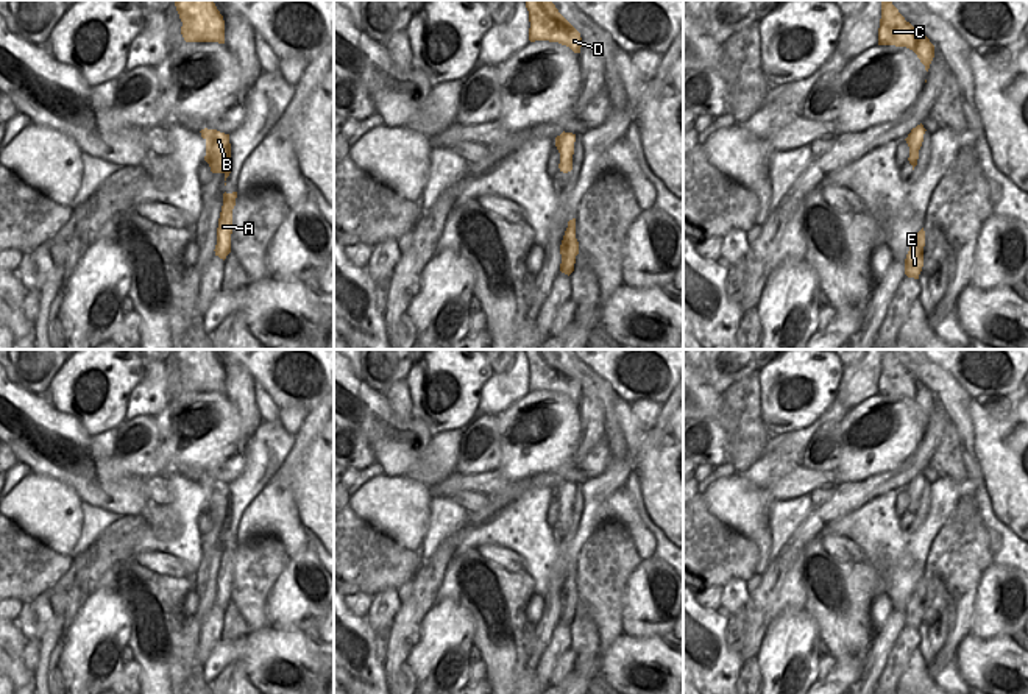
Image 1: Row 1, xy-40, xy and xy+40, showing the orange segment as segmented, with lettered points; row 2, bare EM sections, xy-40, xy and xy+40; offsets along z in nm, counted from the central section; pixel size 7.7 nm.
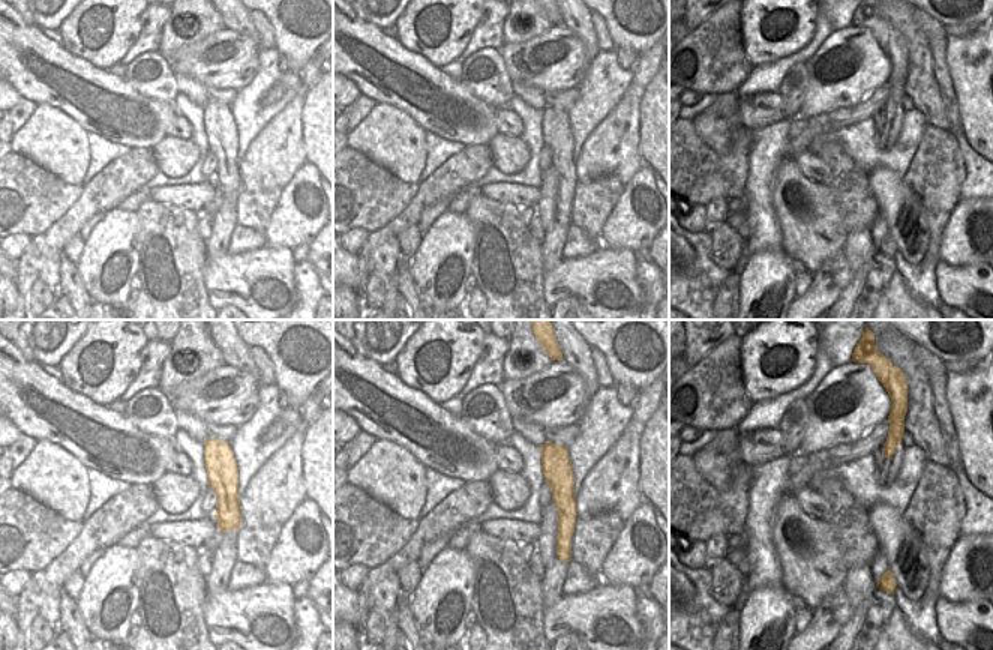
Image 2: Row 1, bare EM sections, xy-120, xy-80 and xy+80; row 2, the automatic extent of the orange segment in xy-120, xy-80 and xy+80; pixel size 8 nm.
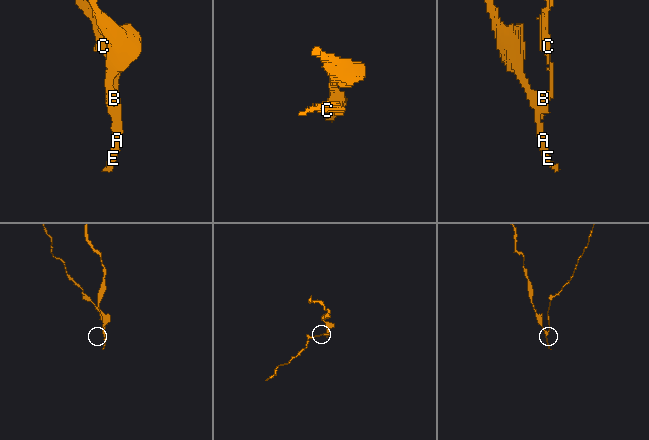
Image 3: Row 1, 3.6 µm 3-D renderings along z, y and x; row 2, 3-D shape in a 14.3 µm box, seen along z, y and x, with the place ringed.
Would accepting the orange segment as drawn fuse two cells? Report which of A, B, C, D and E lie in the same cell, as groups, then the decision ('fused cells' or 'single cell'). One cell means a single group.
groups A B E / C D; fused cells

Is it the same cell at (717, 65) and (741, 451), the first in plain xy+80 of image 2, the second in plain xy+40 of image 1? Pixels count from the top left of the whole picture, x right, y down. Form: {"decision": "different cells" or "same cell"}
{"decision": "different cells"}

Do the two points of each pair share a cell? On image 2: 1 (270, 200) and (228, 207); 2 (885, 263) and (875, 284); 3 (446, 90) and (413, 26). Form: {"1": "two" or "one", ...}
{"1": "two", "2": "one", "3": "two"}

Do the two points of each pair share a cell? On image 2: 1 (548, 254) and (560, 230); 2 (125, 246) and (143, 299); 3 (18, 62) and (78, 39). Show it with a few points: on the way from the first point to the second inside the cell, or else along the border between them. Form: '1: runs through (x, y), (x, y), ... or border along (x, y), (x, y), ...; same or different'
1: runs through (552, 248), (555, 236); same
2: border along (129, 297), (125, 303); different
3: border along (62, 42), (69, 51), (93, 65); different

